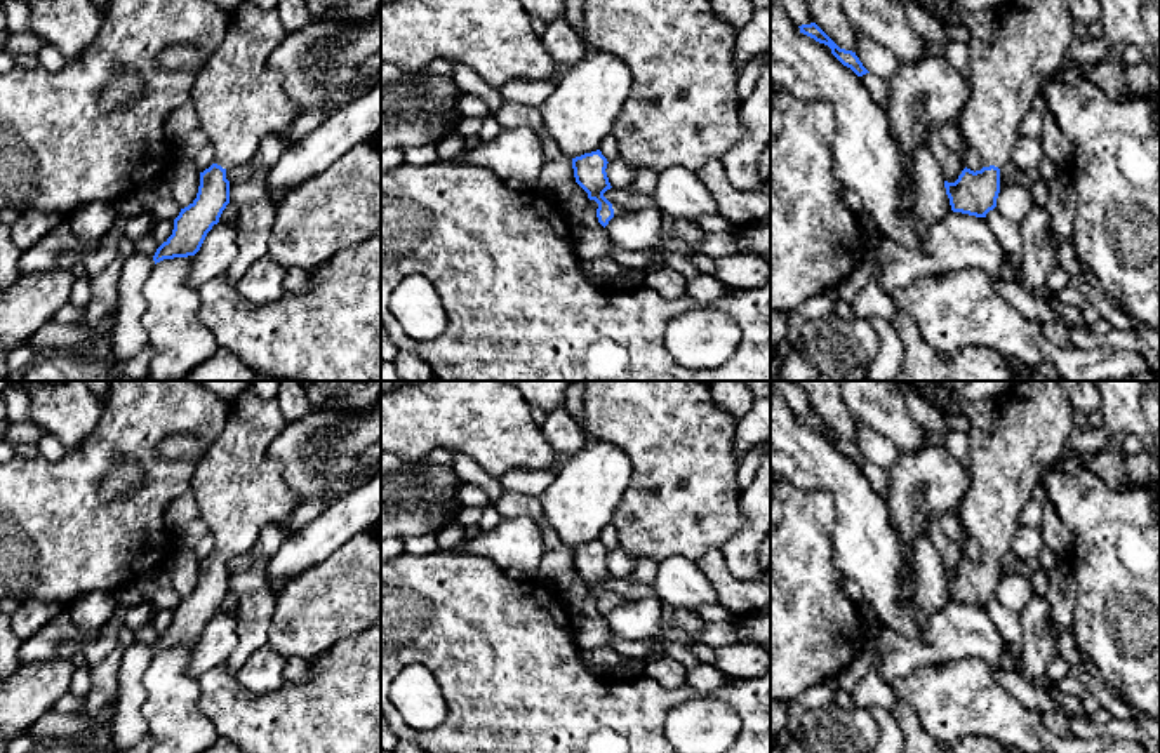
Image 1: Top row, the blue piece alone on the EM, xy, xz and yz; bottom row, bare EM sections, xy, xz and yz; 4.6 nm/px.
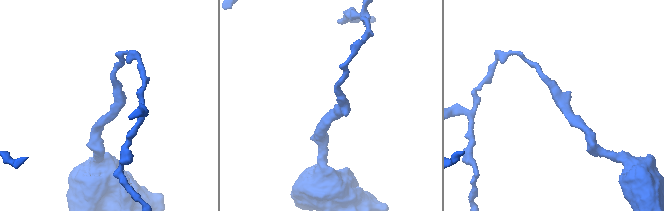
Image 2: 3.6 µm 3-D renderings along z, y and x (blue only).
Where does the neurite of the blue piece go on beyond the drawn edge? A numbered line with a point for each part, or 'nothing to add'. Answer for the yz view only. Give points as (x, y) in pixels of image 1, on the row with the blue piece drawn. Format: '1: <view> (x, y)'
1: yz (1032, 42)

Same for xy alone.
1: xy (239, 99)

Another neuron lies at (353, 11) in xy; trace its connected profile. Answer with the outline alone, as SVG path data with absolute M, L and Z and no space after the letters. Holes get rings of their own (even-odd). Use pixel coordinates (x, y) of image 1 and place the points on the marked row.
M304 0L311 19L363 23L381 9L381 0Z

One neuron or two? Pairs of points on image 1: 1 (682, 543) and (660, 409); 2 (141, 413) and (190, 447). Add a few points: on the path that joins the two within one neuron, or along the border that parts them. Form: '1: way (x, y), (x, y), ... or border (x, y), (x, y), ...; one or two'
1: way (682, 510), (682, 499), (672, 489), (672, 442); one
2: border (155, 446), (167, 437), (192, 433), (206, 449); two

